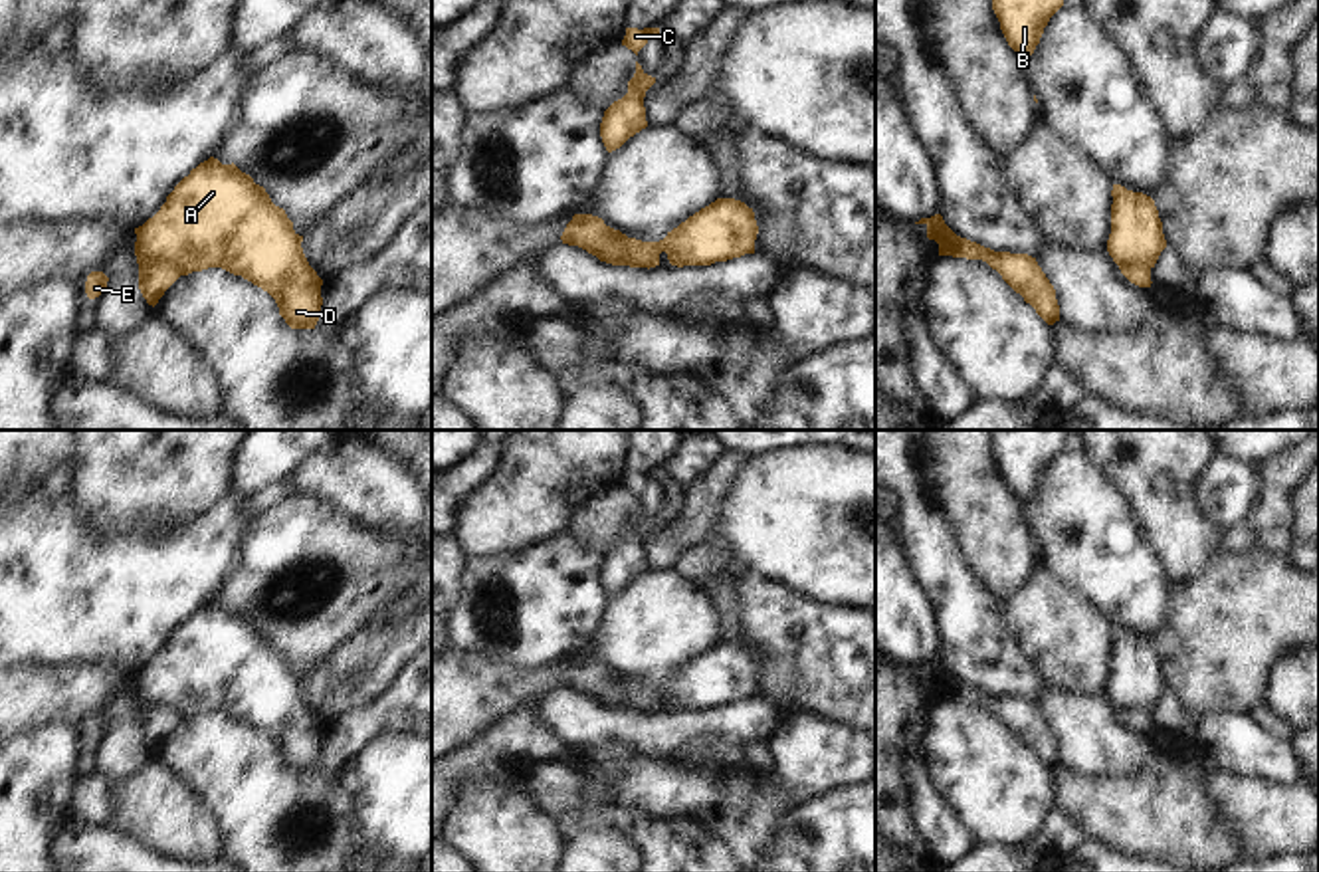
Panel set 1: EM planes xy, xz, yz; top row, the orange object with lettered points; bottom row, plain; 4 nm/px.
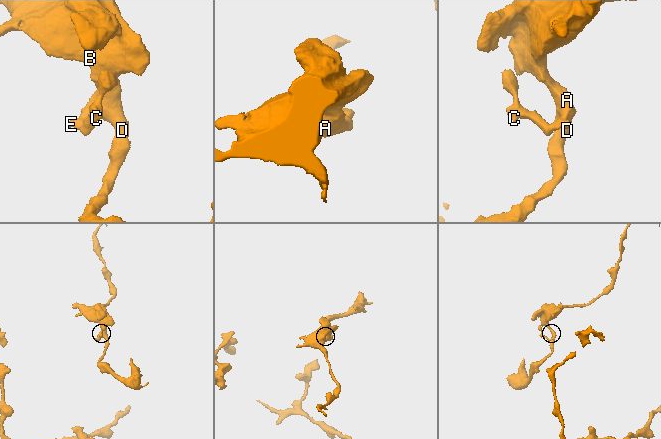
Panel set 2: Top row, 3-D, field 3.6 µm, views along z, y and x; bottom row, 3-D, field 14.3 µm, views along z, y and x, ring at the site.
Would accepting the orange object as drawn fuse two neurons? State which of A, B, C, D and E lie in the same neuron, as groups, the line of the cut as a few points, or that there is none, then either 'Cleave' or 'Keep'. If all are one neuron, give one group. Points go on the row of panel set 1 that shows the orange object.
Groups: A B D / C E. Split along xy (139, 264), (169, 264), (183, 274). Cleave.

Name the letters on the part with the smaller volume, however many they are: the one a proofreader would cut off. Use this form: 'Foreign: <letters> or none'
Foreign: C, E

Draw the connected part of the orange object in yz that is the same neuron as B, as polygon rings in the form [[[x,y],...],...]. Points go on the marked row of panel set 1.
[[[992,0],[1000,30],[1026,67],[1044,28],[1062,6],[1064,0]]]

